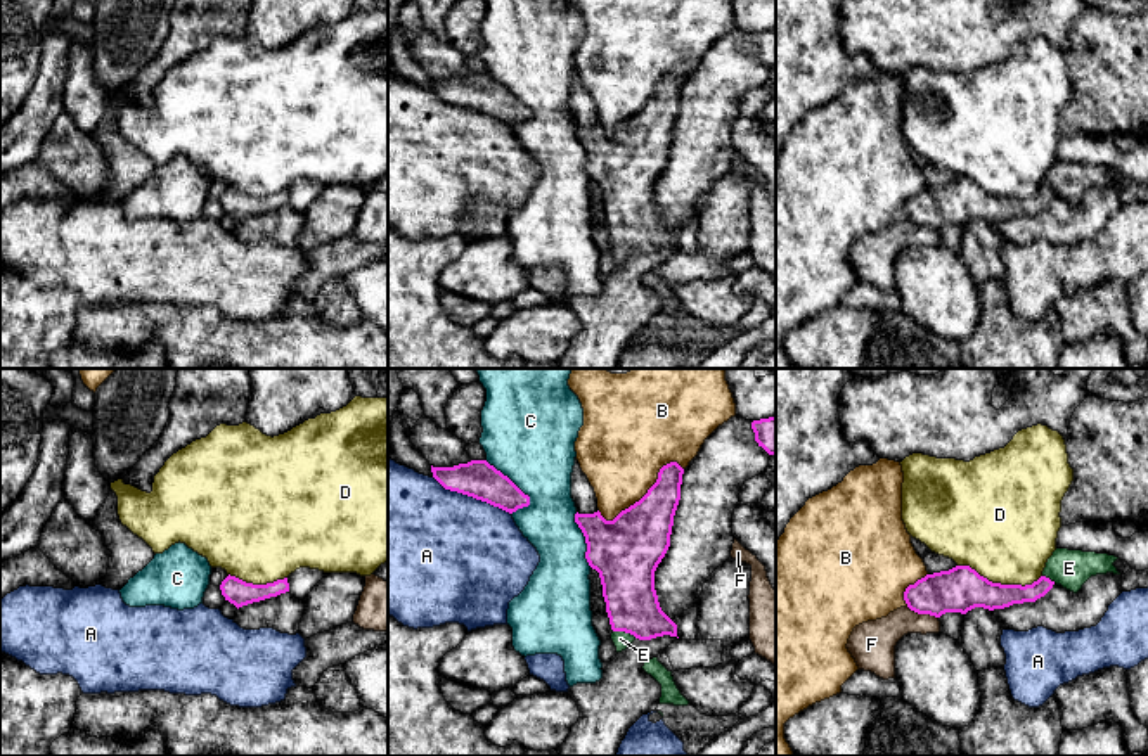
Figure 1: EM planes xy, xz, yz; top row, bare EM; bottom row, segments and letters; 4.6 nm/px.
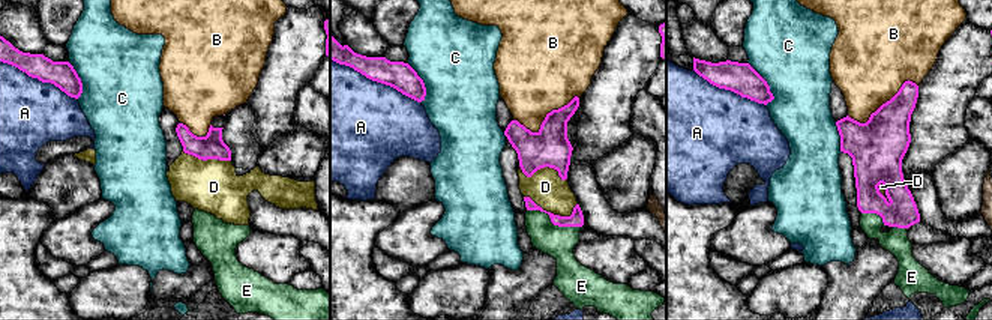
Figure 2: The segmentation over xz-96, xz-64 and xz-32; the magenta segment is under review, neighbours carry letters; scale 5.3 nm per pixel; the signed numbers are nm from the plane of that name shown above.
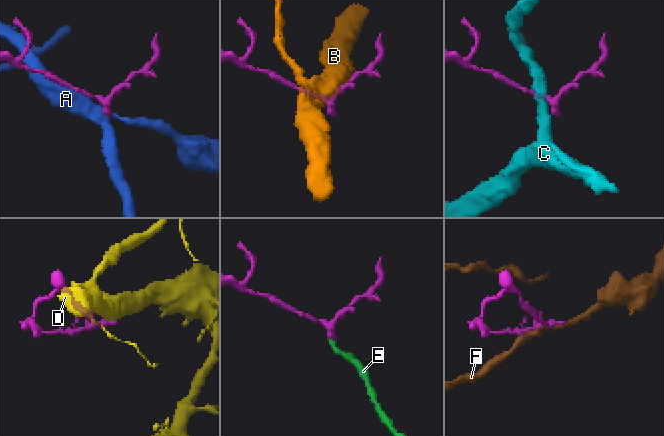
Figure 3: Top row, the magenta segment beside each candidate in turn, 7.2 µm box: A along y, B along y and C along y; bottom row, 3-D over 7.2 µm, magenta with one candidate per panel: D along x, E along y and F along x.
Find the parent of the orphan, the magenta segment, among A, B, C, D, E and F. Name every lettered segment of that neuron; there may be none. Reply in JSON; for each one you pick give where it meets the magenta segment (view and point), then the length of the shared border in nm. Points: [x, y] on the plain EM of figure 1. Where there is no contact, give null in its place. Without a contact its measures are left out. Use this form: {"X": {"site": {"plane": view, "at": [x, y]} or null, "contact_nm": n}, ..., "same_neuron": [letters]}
{"E": {"site": {"plane": "xz", "at": [625, 244]}, "contact_nm": 120}, "same_neuron": ["E"]}

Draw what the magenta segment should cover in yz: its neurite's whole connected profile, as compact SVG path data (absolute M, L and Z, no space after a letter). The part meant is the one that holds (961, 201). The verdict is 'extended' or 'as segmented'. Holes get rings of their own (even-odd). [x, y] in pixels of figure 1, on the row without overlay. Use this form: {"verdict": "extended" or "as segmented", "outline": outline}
{"verdict": "extended", "outline": "M1056 161L1048 171L1042 189L1032 197L1001 197L980 189L970 178L926 187L904 204L907 220L918 227L940 230L945 225L966 227L975 220L989 223L1013 216L1035 215L1053 197L1077 206L1096 187L1120 187L1113 175L1119 170L1096 164Z"}

